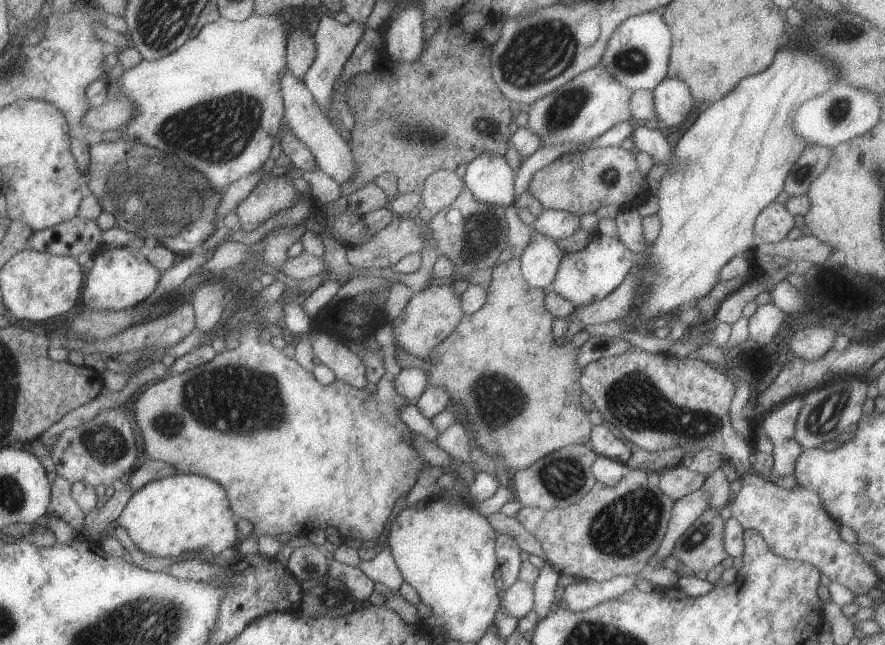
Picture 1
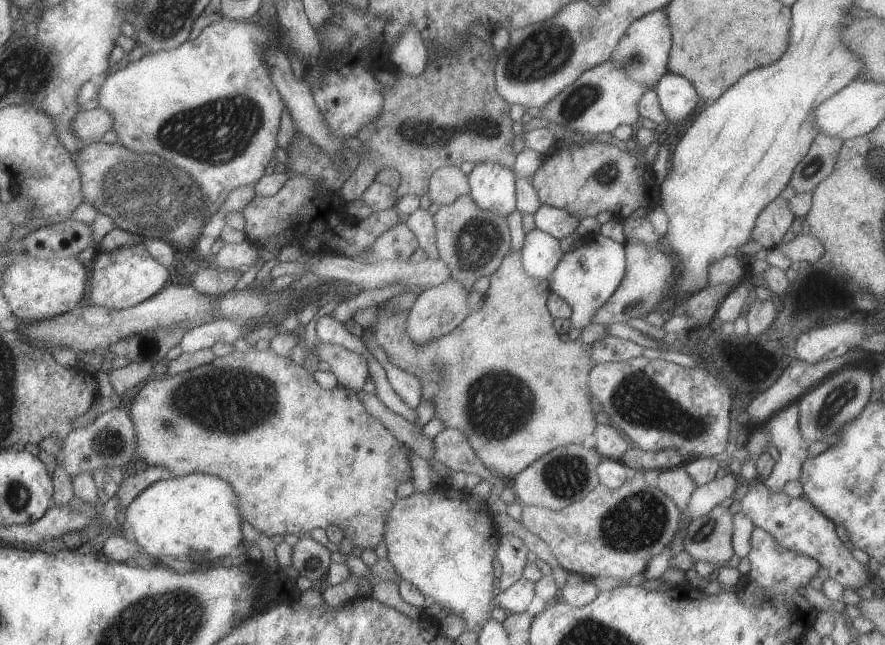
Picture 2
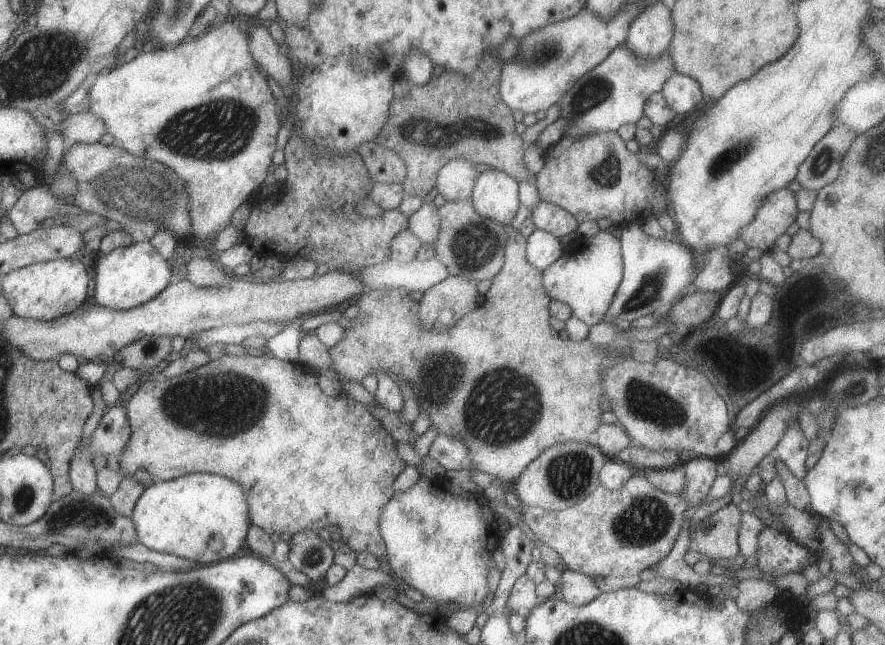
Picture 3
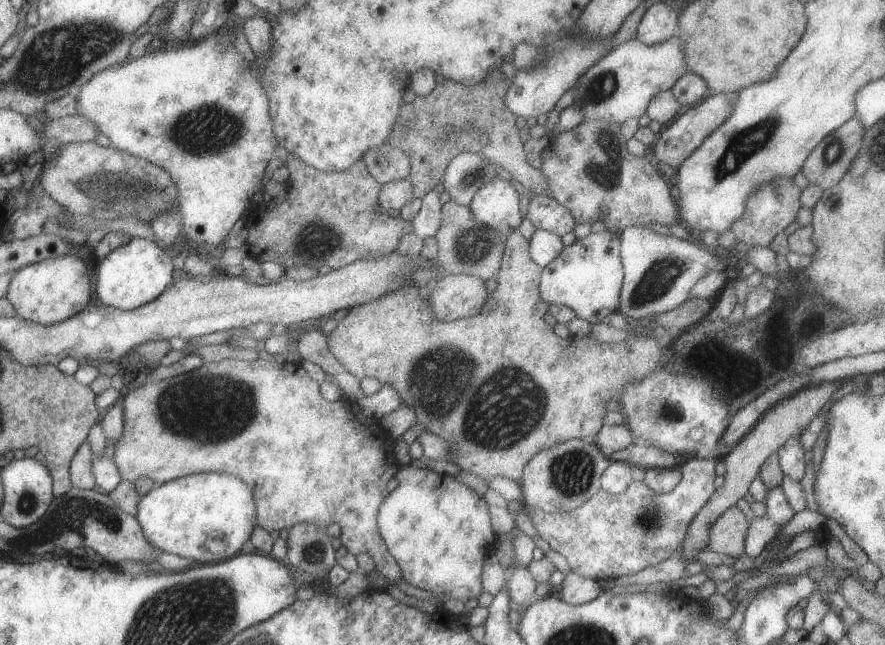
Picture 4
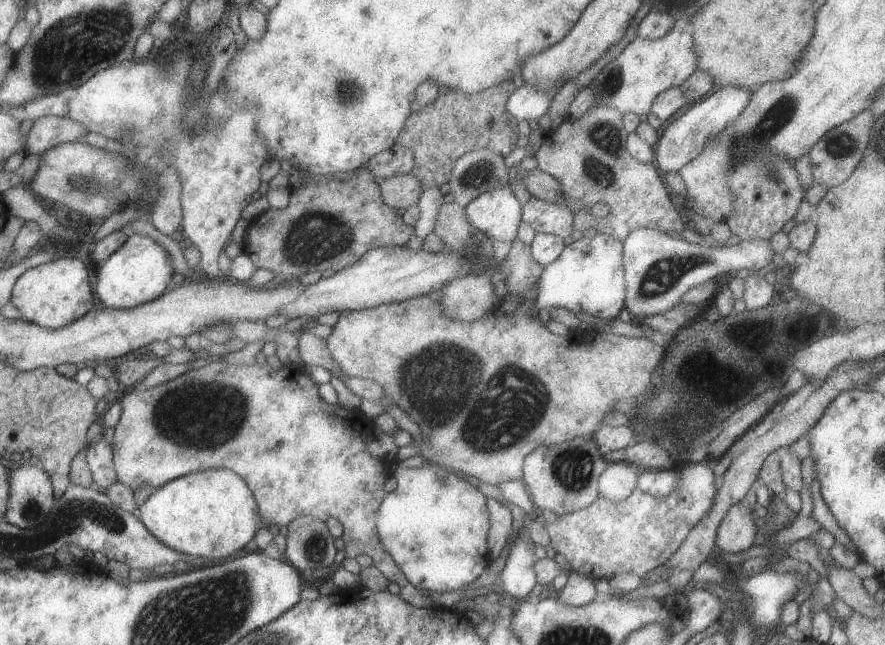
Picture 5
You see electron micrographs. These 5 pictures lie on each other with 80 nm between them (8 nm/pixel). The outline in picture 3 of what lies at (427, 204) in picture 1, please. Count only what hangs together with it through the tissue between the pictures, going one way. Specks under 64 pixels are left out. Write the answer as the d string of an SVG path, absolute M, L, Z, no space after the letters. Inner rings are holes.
M461 157L448 160L436 174L437 194L443 196L445 201L467 200L479 175L473 161Z

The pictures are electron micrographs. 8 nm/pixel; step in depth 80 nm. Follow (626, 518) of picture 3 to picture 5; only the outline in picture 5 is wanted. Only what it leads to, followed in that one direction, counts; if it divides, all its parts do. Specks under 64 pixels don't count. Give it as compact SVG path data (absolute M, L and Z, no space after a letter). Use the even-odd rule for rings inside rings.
M705 461L691 463L682 470L681 475L680 487L667 496L655 498L635 487L621 502L597 498L591 506L583 510L561 515L551 524L545 521L544 529L549 536L551 548L556 553L563 554L570 564L570 570L590 579L608 579L619 573L633 573L641 577L651 569L661 566L677 550L696 523L710 511L717 491L713 482L714 476Z

